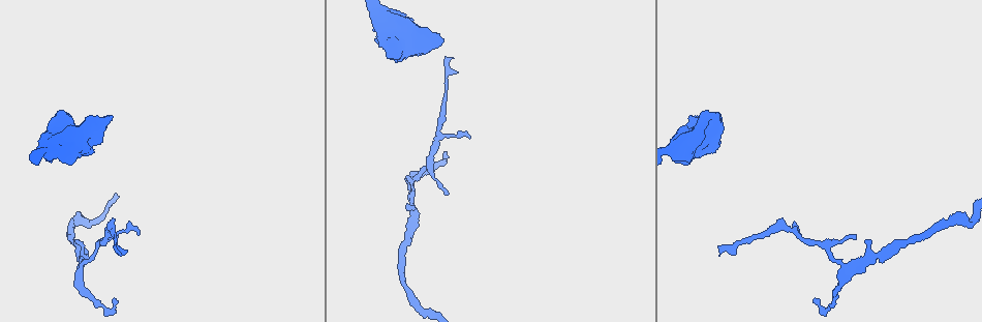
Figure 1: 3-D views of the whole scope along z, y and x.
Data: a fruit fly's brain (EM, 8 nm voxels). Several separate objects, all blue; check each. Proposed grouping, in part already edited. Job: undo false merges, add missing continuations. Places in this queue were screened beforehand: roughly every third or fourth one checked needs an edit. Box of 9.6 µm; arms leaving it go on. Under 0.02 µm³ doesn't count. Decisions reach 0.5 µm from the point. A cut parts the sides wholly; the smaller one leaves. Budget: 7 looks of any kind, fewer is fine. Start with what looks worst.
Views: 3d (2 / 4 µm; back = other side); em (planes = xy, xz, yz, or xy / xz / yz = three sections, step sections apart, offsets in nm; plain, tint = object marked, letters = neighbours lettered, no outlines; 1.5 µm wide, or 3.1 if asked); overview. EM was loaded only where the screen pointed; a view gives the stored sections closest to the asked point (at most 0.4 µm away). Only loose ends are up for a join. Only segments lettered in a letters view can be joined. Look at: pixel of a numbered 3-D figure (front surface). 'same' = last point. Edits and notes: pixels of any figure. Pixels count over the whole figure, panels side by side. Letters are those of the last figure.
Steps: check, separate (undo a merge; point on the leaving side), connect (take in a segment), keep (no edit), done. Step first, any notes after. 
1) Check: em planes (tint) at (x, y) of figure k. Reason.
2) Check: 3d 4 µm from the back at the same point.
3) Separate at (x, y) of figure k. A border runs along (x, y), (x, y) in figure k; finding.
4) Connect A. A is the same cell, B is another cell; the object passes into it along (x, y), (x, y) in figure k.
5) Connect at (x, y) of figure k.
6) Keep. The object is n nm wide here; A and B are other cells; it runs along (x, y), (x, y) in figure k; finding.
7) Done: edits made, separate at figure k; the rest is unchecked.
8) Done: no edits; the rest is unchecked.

Check: em planes (letters) at (855, 235) of figure 1. Thin end.

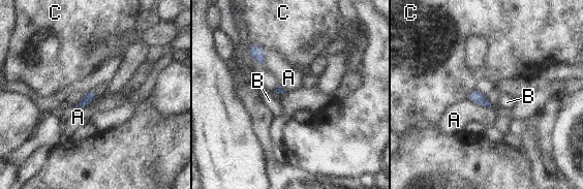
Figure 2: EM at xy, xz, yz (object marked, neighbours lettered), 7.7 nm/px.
Keep. A, B and C are other cells; a border runs along (466, 99), (491, 107) in figure 2; no lettered segment goes on from it.

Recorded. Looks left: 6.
Check: em planes (tint) at (443, 40) of figure 1. Free end.

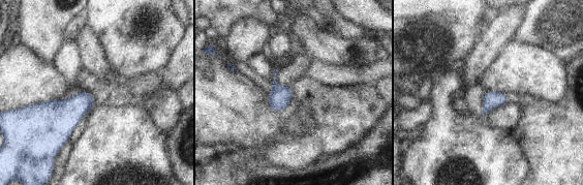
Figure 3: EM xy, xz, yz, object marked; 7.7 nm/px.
Check: em planes (letters) at the same point. See the neighbours.

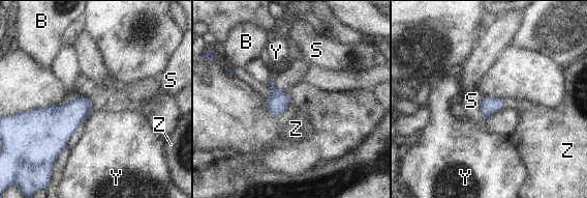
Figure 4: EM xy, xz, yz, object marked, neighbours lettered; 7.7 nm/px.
Keep. B, S, Y and Z are other cells; a border runs along (274, 75), (274, 87), (286, 91) in figure 4; none of them fits.

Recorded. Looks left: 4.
Check: 3d 2 µm at (116, 299) of figure 1.

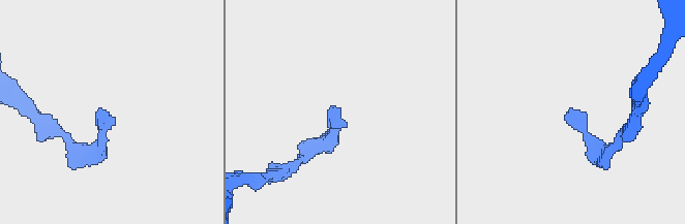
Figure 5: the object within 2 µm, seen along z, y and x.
Check: em planes (letters) at (340, 107) of figure 5. Shape alone is not enough.

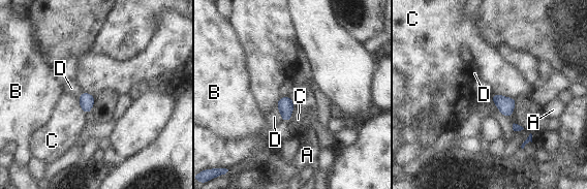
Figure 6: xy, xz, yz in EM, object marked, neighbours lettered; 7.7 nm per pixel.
Keep. The longest contact is with C, 190 nm; A, B, C and D are other cells; a border runs along (493, 93), (516, 98) in figure 6; none of them fits.

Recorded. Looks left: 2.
Done: no edits; the rest is unchecked.

